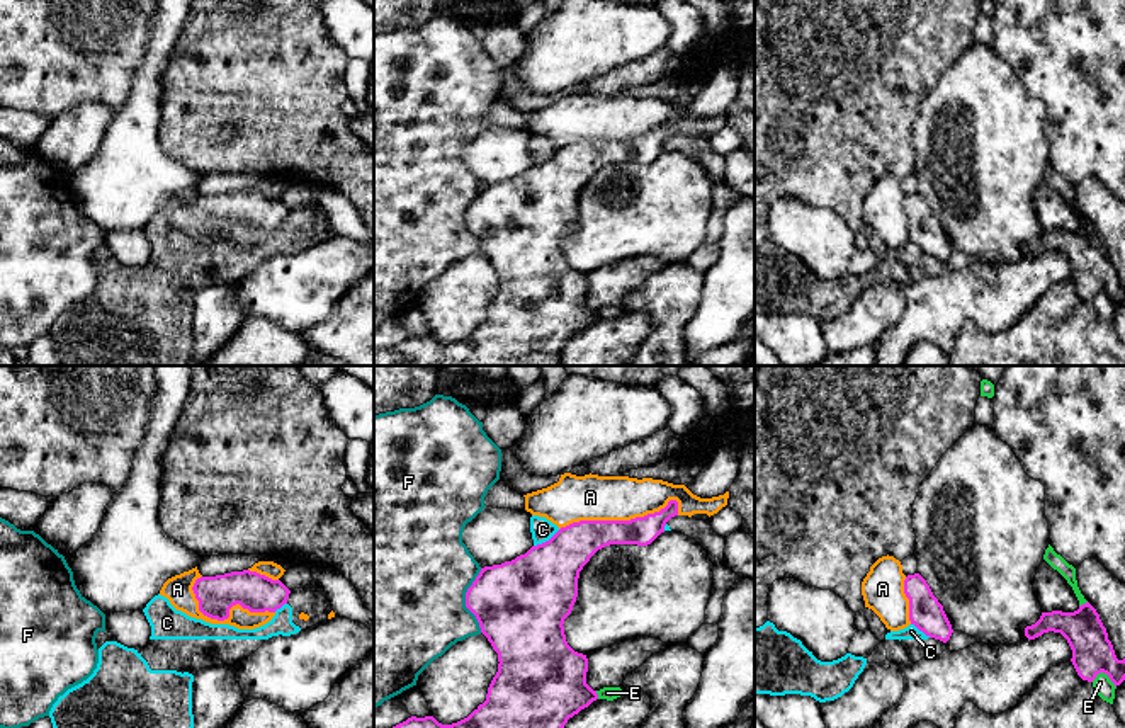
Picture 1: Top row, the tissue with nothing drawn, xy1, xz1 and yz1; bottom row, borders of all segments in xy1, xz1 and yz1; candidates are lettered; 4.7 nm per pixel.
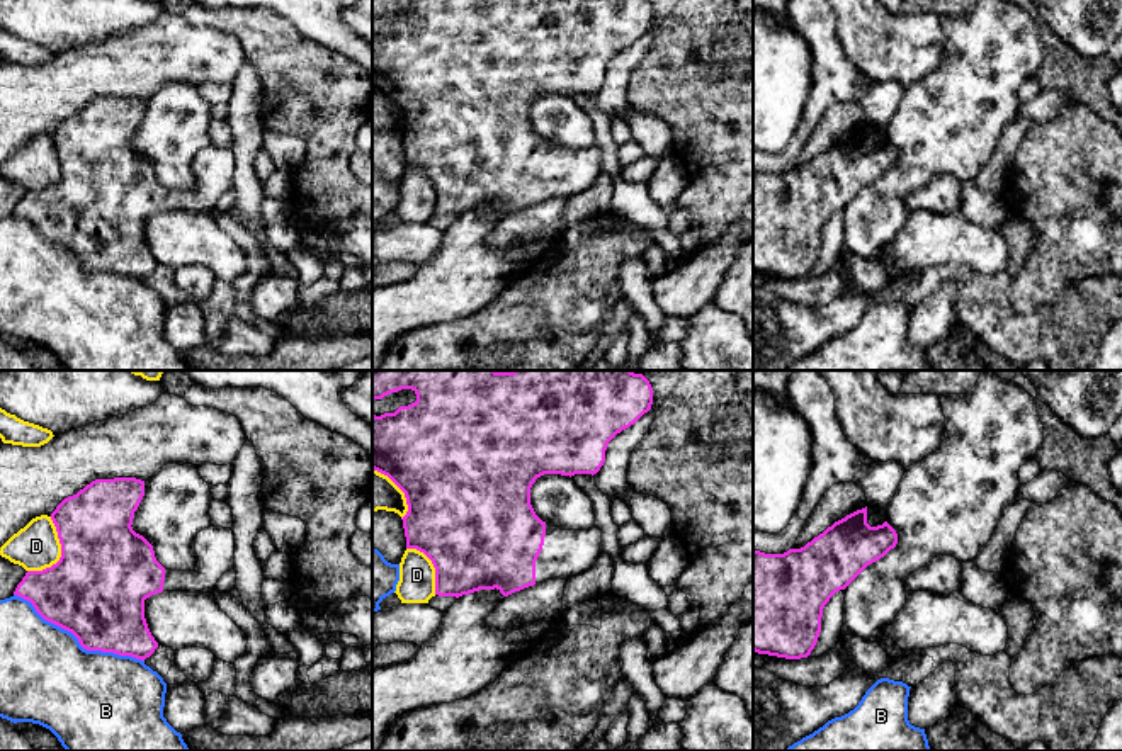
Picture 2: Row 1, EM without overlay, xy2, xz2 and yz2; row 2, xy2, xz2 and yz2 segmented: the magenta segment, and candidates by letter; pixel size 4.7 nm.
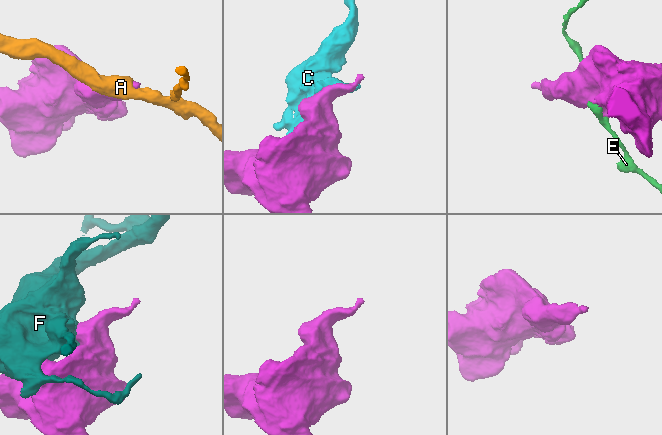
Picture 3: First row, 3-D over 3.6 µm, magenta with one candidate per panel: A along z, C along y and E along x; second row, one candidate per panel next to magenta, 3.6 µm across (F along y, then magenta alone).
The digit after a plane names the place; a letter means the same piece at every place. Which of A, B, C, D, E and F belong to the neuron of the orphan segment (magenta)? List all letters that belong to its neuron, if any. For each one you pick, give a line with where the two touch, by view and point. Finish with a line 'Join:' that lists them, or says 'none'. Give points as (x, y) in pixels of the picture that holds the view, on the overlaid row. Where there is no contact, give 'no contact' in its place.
Join: none

